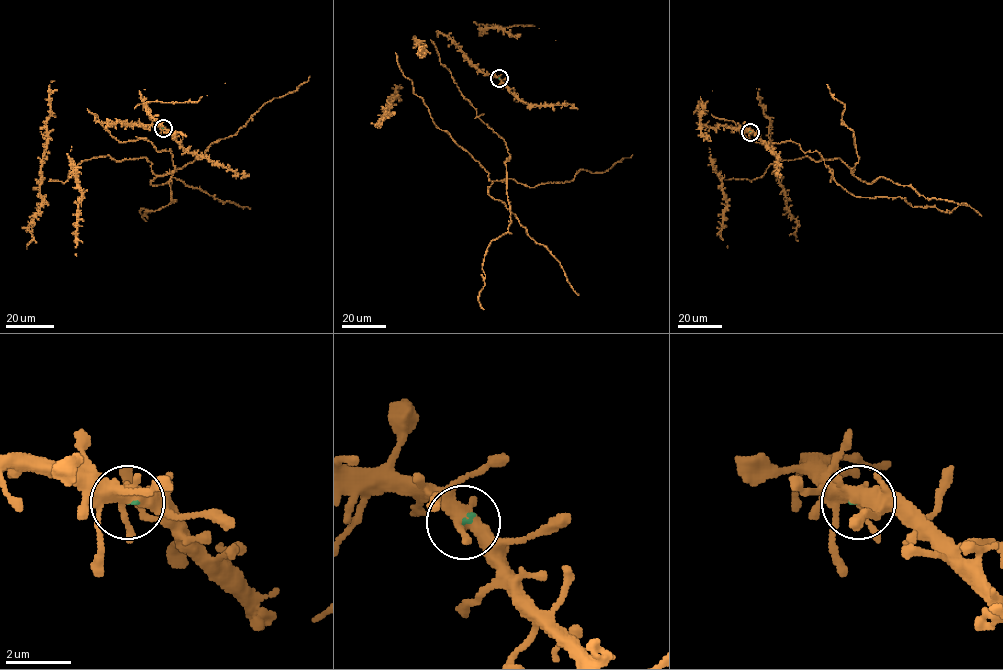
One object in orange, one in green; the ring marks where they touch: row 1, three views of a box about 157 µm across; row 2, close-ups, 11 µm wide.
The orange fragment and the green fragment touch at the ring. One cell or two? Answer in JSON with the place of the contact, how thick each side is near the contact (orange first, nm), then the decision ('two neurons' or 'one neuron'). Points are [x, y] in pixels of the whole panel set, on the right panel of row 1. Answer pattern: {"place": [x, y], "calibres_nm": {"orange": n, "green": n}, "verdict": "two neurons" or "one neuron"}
{"place": [750, 132], "calibres_nm": {"orange": 400, "green": 80}, "verdict": "one neuron"}

